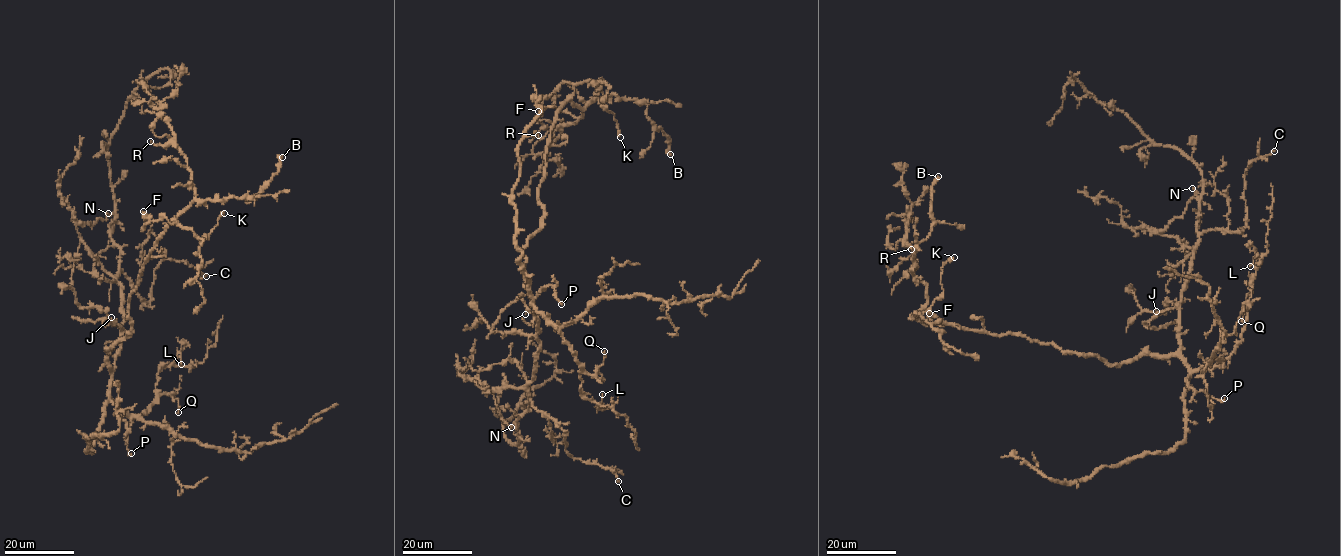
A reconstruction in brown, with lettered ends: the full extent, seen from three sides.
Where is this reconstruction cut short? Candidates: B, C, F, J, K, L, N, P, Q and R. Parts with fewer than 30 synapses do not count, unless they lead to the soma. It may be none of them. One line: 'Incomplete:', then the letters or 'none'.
Incomplete: none

